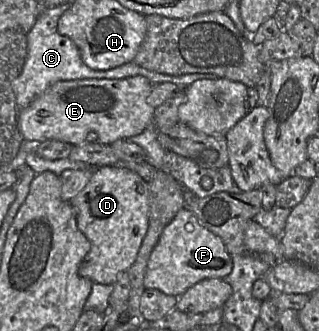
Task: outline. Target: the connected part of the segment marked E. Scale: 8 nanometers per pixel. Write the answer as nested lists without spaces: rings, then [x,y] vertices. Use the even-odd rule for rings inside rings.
[[[144,76],[123,79],[82,79],[59,81],[48,87],[33,102],[18,113],[18,129],[25,141],[60,140],[73,146],[85,143],[111,145],[142,133],[154,122],[155,109],[147,103],[153,84]]]

